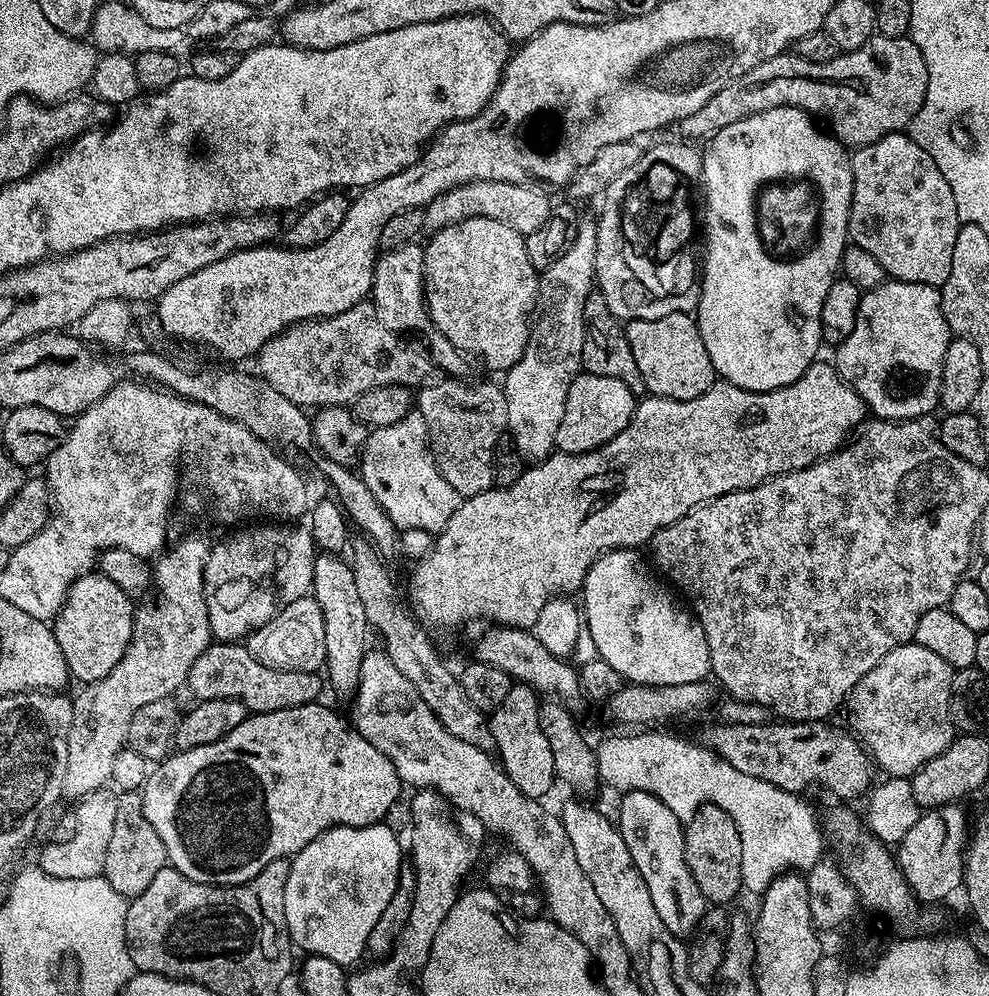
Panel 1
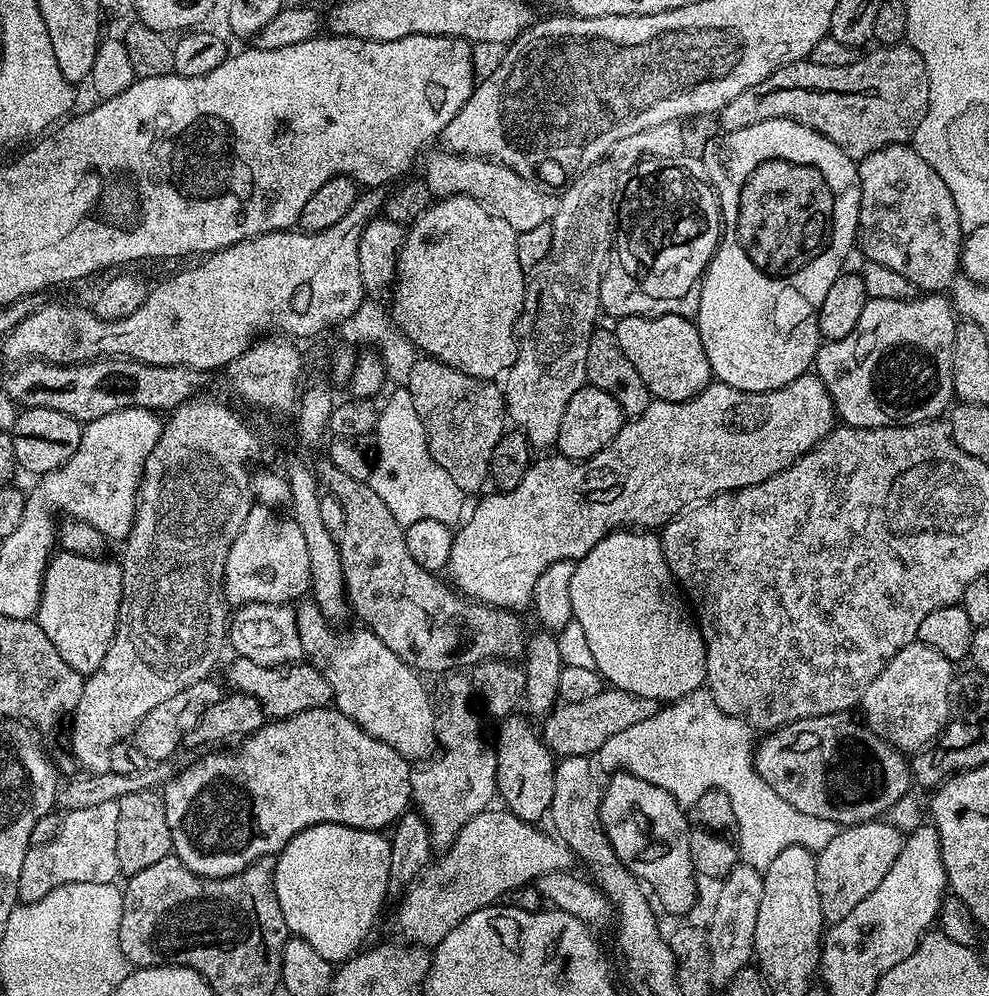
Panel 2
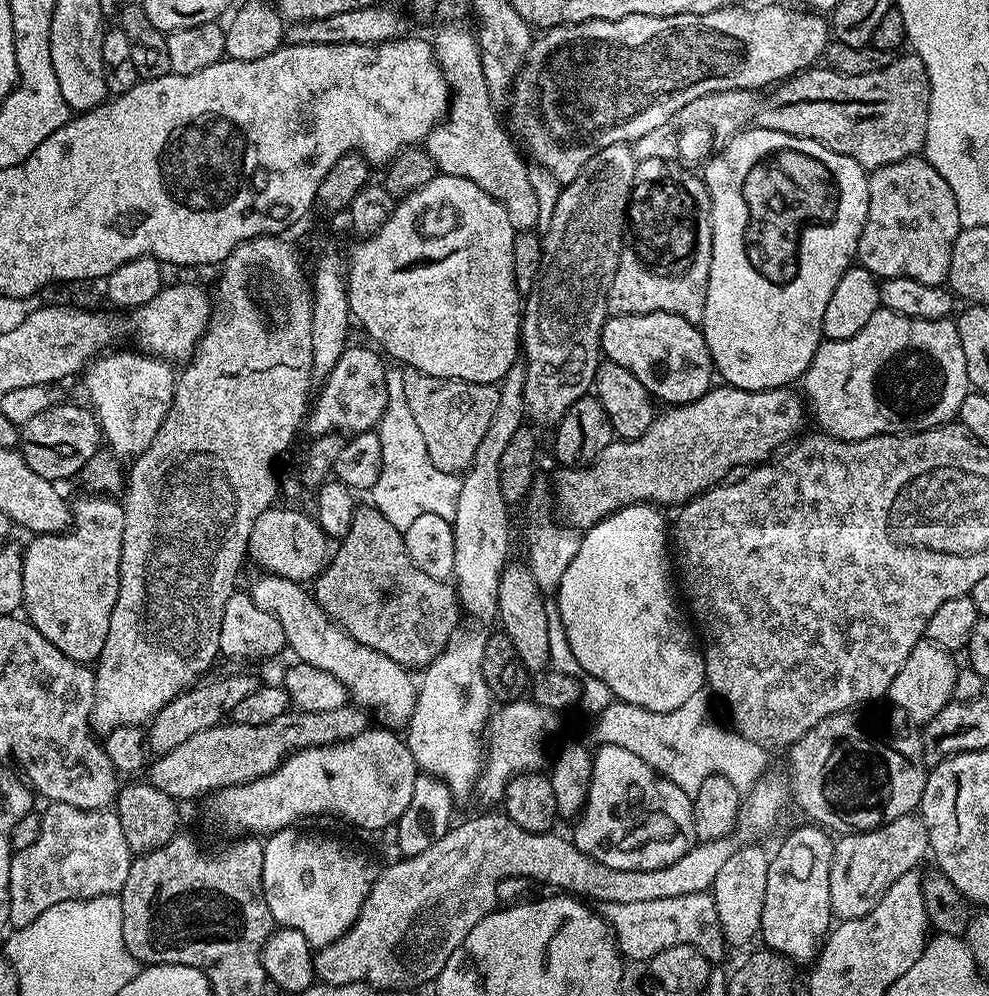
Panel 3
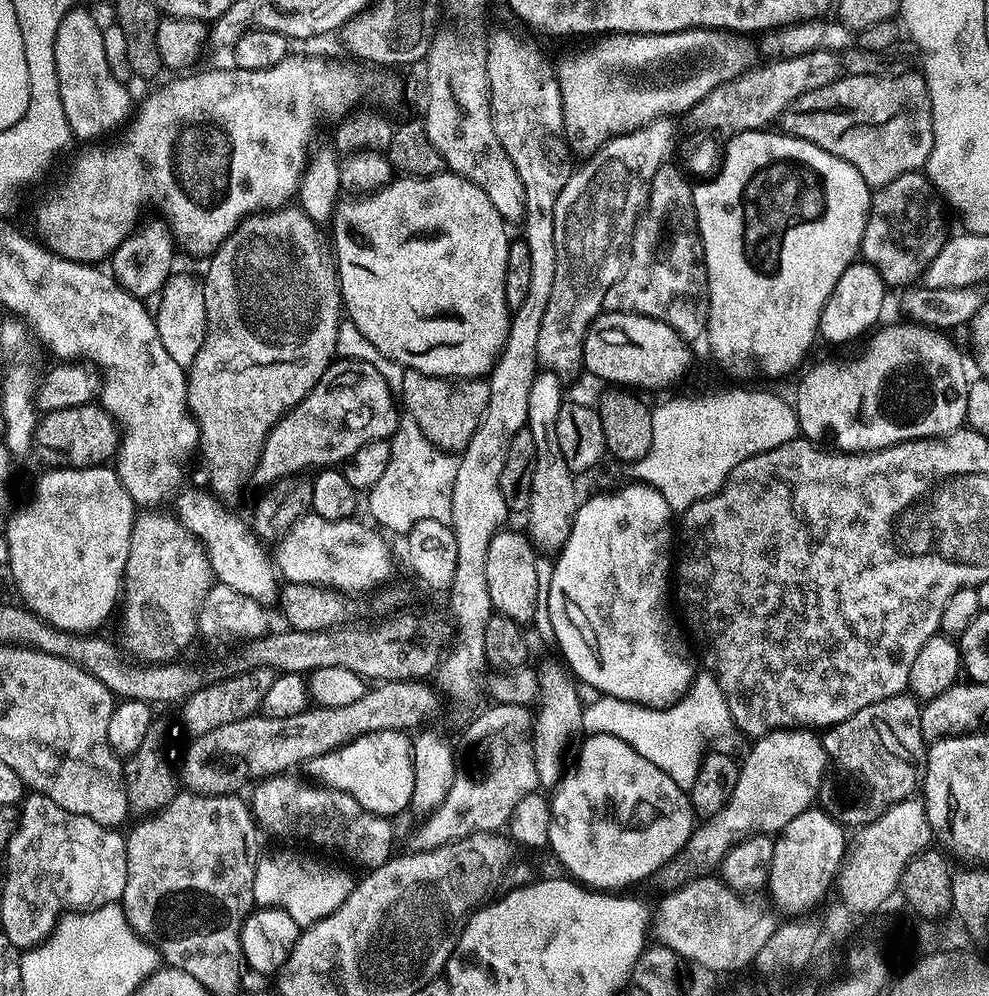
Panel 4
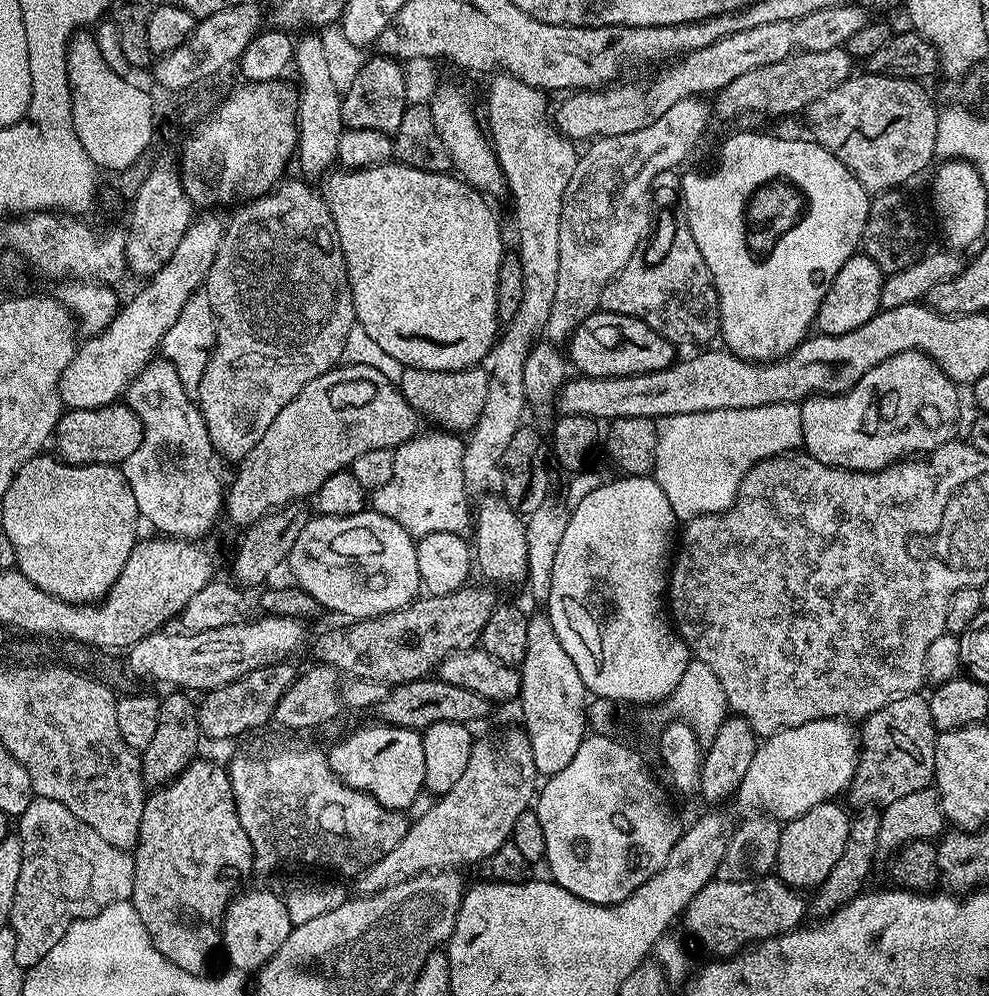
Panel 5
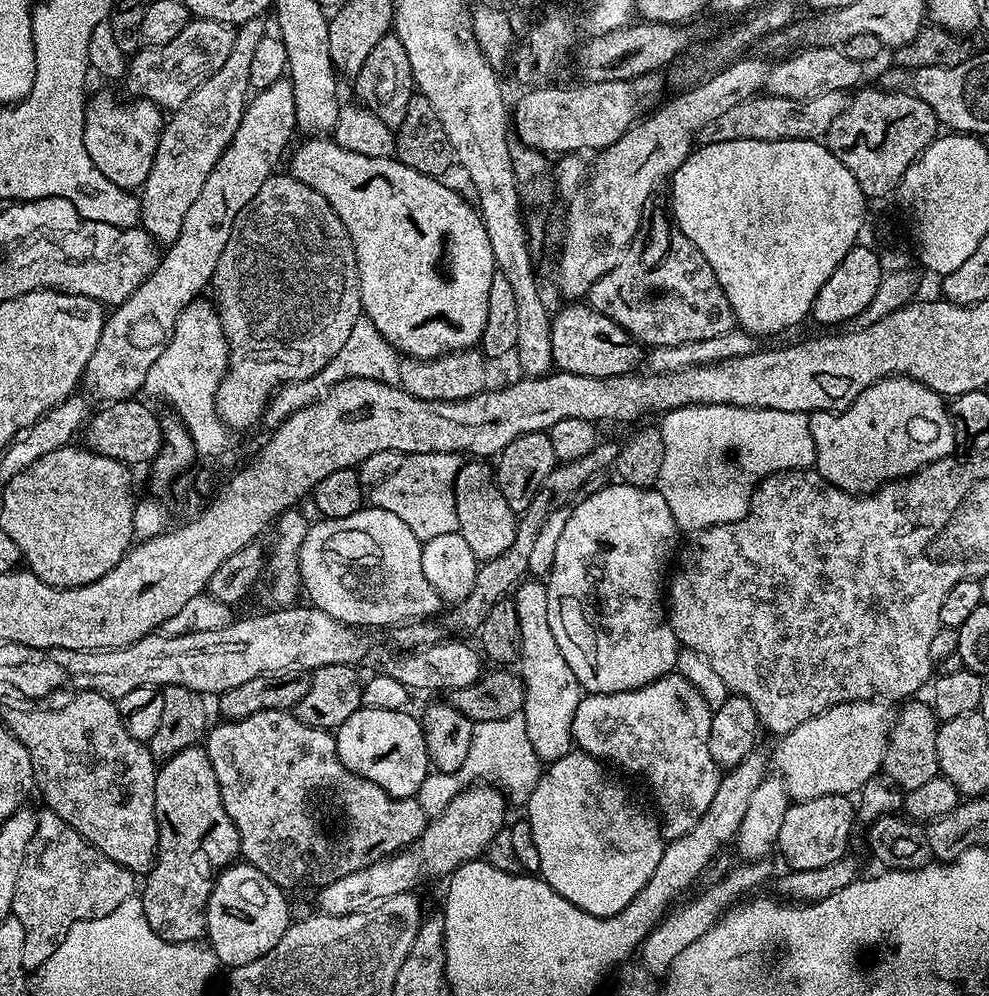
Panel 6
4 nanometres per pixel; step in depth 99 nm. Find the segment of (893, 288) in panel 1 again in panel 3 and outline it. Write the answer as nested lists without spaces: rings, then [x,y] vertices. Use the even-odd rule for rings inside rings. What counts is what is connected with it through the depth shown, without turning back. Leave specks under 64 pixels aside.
[[[882,307],[870,317],[866,326],[862,326],[862,330],[858,330],[858,334],[854,334],[854,338],[820,343],[803,374],[803,384],[803,395],[810,405],[811,415],[813,412],[820,423],[819,431],[839,440],[894,436],[947,424],[959,417],[962,398],[966,398],[970,391],[966,357],[962,354],[955,319],[906,318]]]

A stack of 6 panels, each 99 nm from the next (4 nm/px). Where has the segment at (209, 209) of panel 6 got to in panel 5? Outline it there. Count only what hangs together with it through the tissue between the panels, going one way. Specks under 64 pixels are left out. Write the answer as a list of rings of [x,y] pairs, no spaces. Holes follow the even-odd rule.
[[[216,214],[193,219],[170,262],[145,283],[148,285],[125,308],[123,305],[117,311],[103,332],[89,335],[88,341],[77,347],[76,355],[60,376],[60,396],[65,409],[94,410],[117,403],[136,375],[152,363],[164,343],[164,335],[174,326],[178,314],[182,314],[182,306],[207,281],[218,246],[222,246],[226,224],[212,215]]]

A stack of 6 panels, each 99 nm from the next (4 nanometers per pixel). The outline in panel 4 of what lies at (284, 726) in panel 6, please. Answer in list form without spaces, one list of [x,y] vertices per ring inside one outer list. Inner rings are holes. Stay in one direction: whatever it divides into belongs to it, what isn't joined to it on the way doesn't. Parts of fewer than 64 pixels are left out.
[[[283,775],[273,776],[267,780],[261,780],[251,789],[252,800],[250,807],[255,816],[257,825],[269,828],[276,836],[285,836],[288,840],[305,840],[308,844],[317,844],[320,848],[329,848],[356,864],[361,864],[361,869],[371,870],[382,866],[394,855],[394,841],[391,836],[391,822],[387,816],[379,816],[368,812],[355,798],[345,792],[339,792],[333,788],[312,786],[307,788],[304,784],[295,784],[292,780],[284,780]]]

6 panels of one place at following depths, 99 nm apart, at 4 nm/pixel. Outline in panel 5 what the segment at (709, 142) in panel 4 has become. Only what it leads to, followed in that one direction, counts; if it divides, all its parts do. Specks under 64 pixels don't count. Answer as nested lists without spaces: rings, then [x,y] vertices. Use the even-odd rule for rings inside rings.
[[[844,47],[803,52],[782,62],[774,62],[770,66],[758,66],[758,70],[738,74],[738,78],[734,78],[725,88],[715,93],[715,115],[717,112],[722,119],[732,120],[743,112],[761,112],[764,116],[776,116],[775,118],[788,118],[796,114],[792,112],[803,113],[809,104],[822,98],[822,94],[846,82],[848,77],[853,75],[852,67],[854,61]]]

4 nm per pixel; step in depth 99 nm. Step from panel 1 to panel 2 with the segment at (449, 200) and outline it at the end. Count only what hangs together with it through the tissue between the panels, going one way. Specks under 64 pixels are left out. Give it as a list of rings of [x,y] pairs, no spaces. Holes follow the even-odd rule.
[[[447,150],[439,151],[429,154],[428,161],[424,164],[424,172],[422,172],[422,178],[427,182],[433,197],[469,196],[470,198],[474,198],[487,212],[493,212],[495,216],[506,221],[516,233],[534,230],[534,226],[542,226],[549,223],[550,200],[548,204],[547,198],[544,197],[546,195],[545,189],[541,185],[522,178],[513,168],[508,168],[505,164],[491,158],[465,156],[459,152],[449,152]]]

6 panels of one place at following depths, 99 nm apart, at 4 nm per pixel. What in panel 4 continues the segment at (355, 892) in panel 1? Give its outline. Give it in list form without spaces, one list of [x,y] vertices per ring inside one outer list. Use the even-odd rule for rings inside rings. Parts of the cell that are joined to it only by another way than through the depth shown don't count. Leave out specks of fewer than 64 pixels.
[[[272,852],[261,855],[254,874],[254,898],[260,908],[283,908],[301,926],[317,924],[346,902],[354,887],[354,876],[344,868],[311,860],[300,852]]]

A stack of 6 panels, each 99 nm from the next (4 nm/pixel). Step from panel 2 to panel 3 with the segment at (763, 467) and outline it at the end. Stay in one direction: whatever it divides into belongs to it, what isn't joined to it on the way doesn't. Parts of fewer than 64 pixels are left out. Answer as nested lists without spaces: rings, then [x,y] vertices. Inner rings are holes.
[[[713,386],[694,402],[669,407],[664,410],[668,412],[657,415],[642,438],[613,439],[592,463],[578,468],[561,467],[556,496],[554,492],[555,507],[560,507],[563,519],[571,527],[587,530],[631,504],[683,506],[701,492],[727,481],[737,470],[767,461],[801,435],[806,404],[792,391],[791,387],[747,392],[731,386]]]

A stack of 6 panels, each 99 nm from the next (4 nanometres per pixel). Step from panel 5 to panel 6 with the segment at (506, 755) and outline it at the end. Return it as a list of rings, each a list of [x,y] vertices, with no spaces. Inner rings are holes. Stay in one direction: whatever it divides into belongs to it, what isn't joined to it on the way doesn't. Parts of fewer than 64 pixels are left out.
[[[469,787],[454,797],[439,817],[427,821],[424,832],[415,844],[319,889],[319,911],[325,916],[345,916],[351,912],[362,912],[386,898],[412,892],[420,880],[420,872],[444,878],[458,865],[483,857],[488,851],[488,844],[505,827],[503,799],[505,797],[495,787]]]

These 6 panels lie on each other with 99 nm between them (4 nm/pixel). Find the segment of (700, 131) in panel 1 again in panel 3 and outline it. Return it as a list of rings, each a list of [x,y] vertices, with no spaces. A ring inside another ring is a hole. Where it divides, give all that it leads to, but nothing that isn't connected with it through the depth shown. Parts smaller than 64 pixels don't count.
[[[897,55],[886,67],[870,74],[847,76],[827,66],[813,66],[789,76],[757,103],[755,127],[810,138],[838,154],[846,154],[846,158],[854,158],[865,170],[917,155],[924,146],[930,78],[922,58],[907,55]]]

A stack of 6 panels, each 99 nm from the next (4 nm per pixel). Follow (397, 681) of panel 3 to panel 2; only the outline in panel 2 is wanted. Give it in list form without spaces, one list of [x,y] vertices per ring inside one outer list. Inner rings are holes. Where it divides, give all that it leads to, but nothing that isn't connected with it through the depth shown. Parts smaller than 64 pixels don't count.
[[[304,603],[296,608],[298,638],[302,638],[307,663],[313,664],[330,682],[334,707],[366,730],[366,734],[398,750],[405,760],[423,761],[424,740],[431,741],[434,736],[434,704],[432,708],[432,700],[420,681],[421,673],[402,662],[378,634],[367,630],[336,633],[317,604]]]

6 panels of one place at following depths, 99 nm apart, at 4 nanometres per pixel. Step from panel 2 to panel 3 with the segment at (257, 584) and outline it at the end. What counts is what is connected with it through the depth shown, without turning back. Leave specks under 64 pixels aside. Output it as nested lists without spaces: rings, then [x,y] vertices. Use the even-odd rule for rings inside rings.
[[[296,506],[267,508],[254,522],[254,530],[248,539],[250,560],[265,573],[290,578],[297,582],[312,582],[324,571],[324,565],[330,556],[329,537],[324,535],[320,525],[311,515],[299,512]]]

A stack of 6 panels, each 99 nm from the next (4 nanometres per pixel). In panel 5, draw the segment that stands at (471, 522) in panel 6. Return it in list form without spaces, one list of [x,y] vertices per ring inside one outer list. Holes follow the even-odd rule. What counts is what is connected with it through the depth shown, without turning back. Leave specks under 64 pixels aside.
[[[488,494],[483,497],[480,505],[474,508],[474,528],[476,537],[471,537],[470,544],[474,549],[474,564],[488,581],[496,584],[525,583],[528,574],[526,560],[525,521],[499,495]]]

